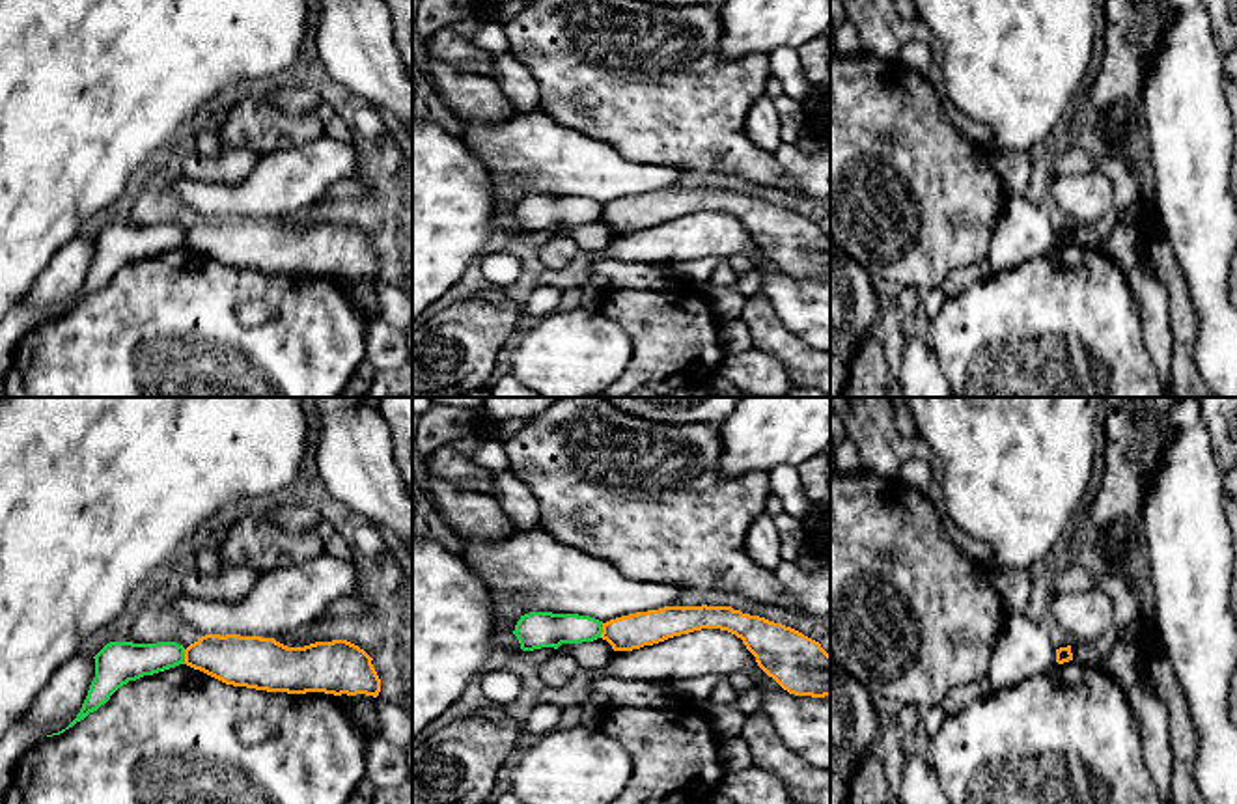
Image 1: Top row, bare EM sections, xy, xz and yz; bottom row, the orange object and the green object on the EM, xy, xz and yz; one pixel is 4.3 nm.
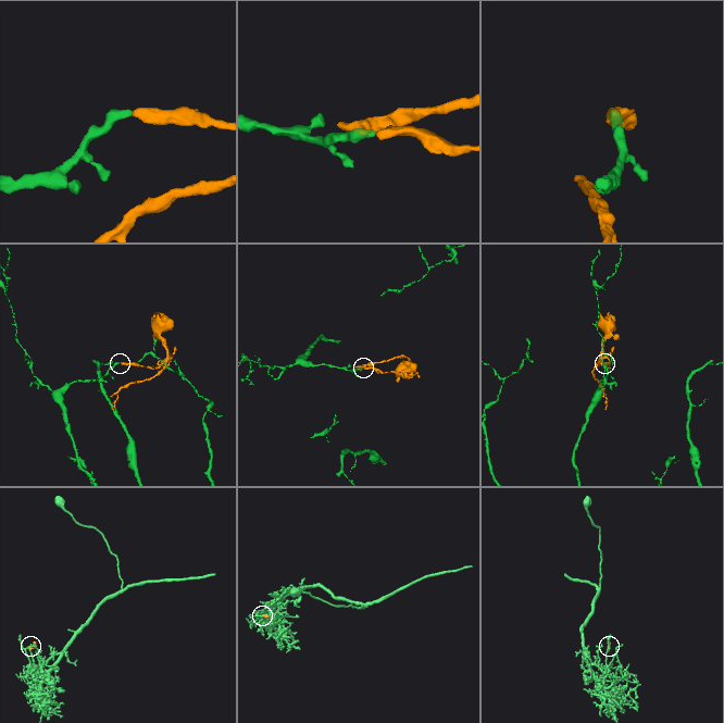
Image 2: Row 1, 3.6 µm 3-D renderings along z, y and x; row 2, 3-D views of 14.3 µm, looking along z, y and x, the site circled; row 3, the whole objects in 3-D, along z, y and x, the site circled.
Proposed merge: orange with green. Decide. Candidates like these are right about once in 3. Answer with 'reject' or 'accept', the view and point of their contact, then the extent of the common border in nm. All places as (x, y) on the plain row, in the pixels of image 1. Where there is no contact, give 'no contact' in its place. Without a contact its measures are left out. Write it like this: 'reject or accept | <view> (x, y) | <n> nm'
reject | xy (185, 239) | 60 nm

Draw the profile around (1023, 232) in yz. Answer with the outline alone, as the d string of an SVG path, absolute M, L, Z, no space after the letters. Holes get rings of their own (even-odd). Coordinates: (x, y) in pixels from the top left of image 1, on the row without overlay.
M1013 196L1006 200L993 229L985 263L991 272L1011 270L1056 246L1056 231L1049 215L1026 196Z

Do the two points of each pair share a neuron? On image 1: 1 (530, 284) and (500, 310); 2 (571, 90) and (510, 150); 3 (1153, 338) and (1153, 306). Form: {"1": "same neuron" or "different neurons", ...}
{"1": "different neurons", "2": "different neurons", "3": "same neuron"}

